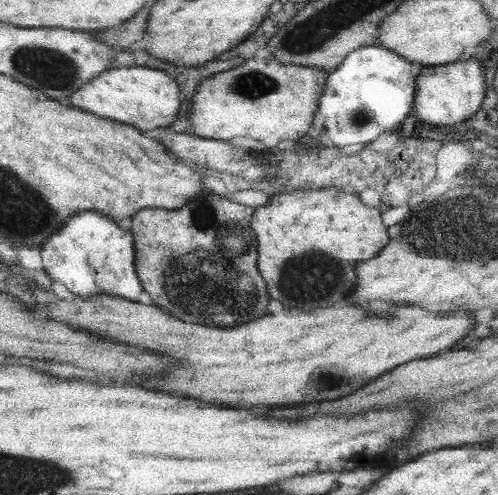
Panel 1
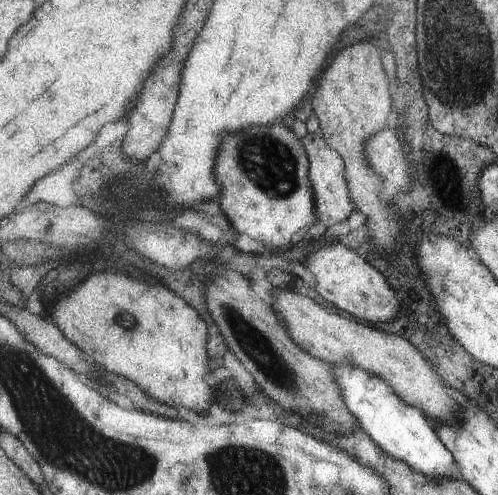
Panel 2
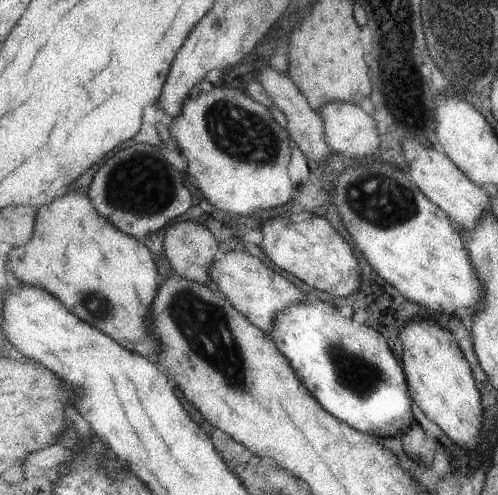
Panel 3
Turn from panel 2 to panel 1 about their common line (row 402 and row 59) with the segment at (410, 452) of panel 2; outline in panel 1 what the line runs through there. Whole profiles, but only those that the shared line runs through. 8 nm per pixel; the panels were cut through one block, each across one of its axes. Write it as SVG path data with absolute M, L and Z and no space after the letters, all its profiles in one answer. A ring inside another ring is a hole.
M383 46L359 48L331 72L327 78L327 92L321 100L313 130L327 136L335 146L371 144L381 134L399 130L401 122L413 112L419 92L419 66L409 62L399 52Z

